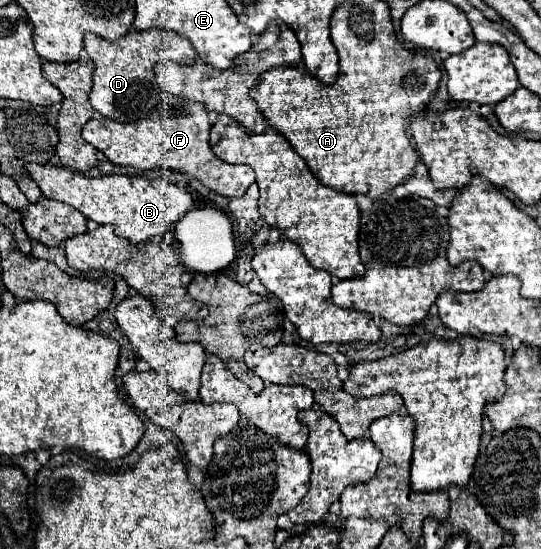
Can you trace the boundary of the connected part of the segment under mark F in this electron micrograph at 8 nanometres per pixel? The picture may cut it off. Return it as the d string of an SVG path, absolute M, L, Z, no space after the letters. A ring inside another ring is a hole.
M165 91L161 93L159 105L163 105L163 119L143 117L135 123L119 123L109 117L93 117L83 125L83 139L95 149L103 151L107 159L115 165L129 165L135 169L171 167L175 171L197 177L203 185L225 197L243 197L247 187L255 183L255 173L247 165L229 165L211 151L211 117L205 105L197 101L181 101L181 97L173 97Z

